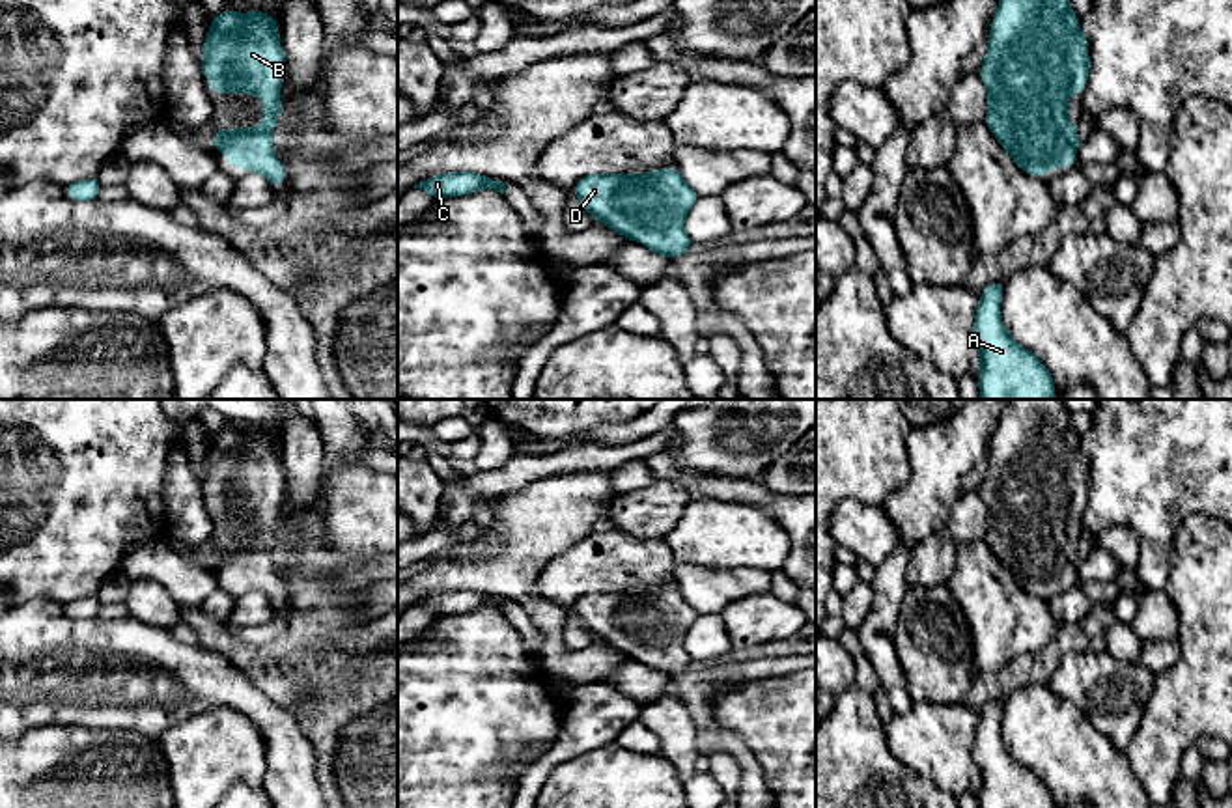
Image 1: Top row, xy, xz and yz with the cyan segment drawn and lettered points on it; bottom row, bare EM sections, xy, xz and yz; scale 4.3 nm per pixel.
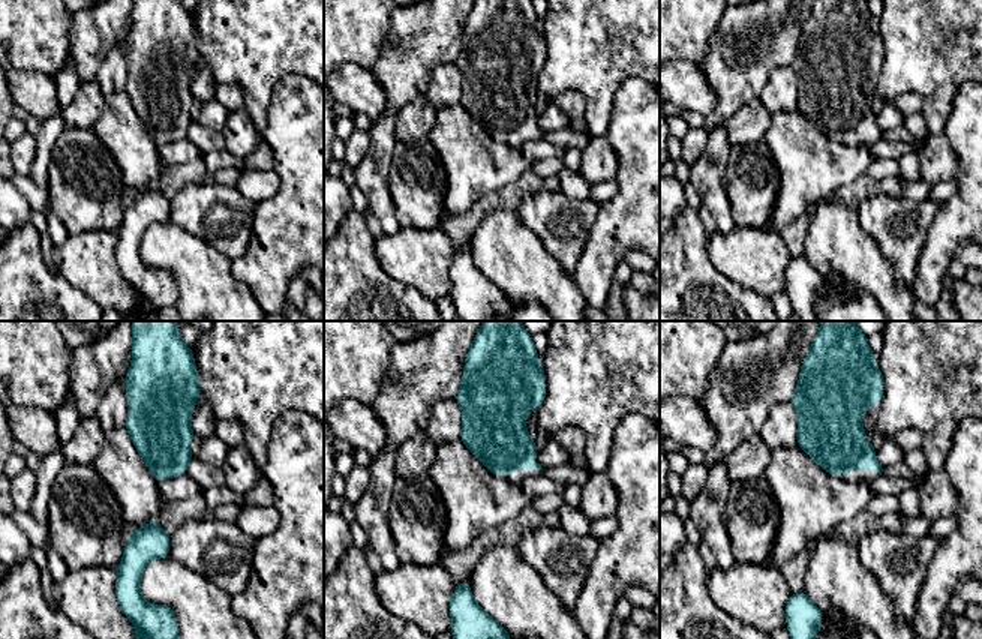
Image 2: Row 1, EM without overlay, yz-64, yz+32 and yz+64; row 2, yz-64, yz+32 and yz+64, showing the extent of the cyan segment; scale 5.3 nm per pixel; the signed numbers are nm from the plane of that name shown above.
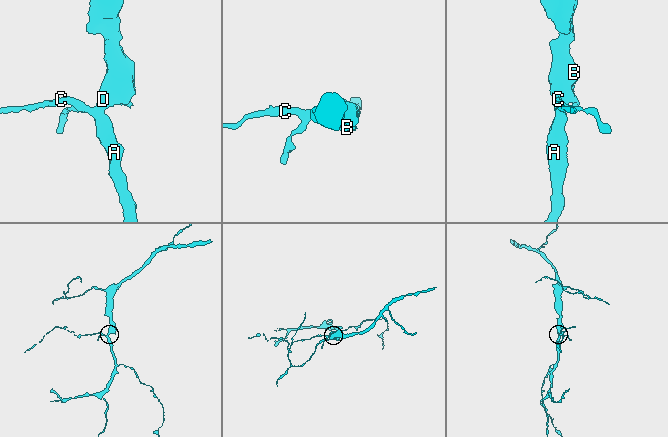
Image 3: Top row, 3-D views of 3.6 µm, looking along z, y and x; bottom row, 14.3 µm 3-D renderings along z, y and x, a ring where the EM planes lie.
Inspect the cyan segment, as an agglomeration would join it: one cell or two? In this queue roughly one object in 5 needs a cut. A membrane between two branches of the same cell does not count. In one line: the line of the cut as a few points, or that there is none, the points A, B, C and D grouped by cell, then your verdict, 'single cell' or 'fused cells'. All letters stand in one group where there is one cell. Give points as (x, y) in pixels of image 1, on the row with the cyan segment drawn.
no cut; A B C D; single cell

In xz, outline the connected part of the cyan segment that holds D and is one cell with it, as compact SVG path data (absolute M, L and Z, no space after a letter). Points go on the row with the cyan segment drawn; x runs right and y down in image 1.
M676 166L651 174L592 174L579 179L573 190L595 220L620 231L627 241L642 241L655 254L674 259L693 244L683 228L683 218L698 194L681 179Z

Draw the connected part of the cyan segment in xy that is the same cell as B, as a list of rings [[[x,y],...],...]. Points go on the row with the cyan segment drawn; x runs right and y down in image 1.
[[[226,9],[213,17],[203,43],[202,75],[213,93],[237,91],[265,97],[265,118],[259,127],[228,131],[217,127],[217,153],[230,157],[231,168],[263,174],[274,188],[287,175],[273,149],[276,116],[284,110],[278,99],[286,56],[276,35],[278,21],[263,11],[245,15]]]

